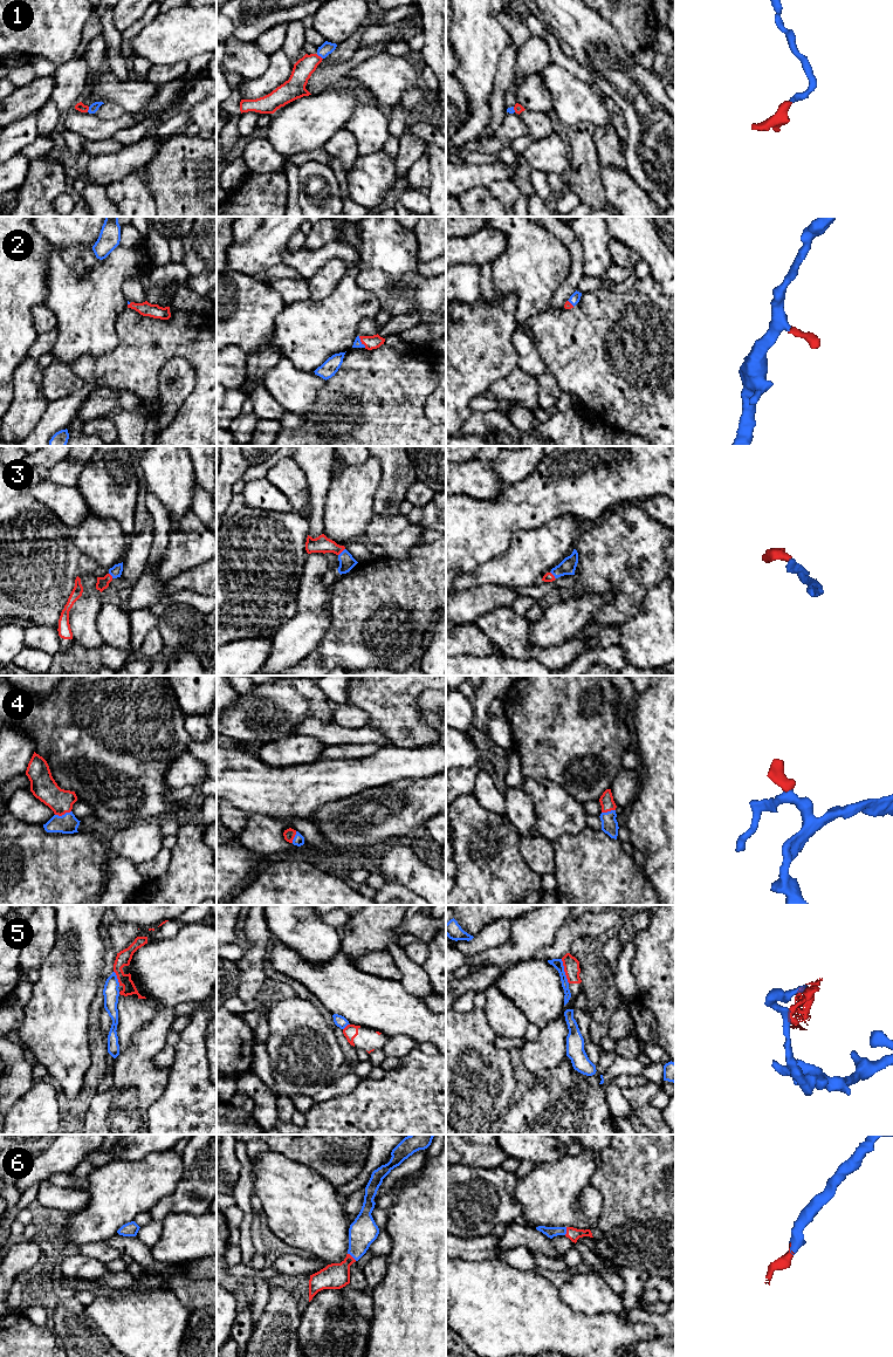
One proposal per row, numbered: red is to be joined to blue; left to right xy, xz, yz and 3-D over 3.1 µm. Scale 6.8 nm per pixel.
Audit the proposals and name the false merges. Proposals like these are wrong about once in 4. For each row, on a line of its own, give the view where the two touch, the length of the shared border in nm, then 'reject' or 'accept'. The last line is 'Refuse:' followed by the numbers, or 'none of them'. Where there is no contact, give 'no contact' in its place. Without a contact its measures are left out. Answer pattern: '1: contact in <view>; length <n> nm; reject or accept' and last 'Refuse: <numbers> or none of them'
1: contact in xz; length 60 nm; accept
2: contact in xz; length 90 nm; accept
3: contact in xz; length 70 nm; accept
4: contact in xy; length 120 nm; accept
5: contact in yz; length 180 nm; reject
6: contact in xz; length 80 nm; accept
Refuse: 5

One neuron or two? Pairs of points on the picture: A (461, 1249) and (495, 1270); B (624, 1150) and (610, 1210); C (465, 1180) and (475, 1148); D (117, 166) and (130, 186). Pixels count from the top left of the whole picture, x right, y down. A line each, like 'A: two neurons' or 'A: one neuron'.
A: two neurons
B: one neuron
C: two neurons
D: two neurons

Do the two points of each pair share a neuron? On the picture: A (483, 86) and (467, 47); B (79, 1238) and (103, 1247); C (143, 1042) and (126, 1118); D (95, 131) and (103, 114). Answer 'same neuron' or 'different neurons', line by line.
A: same neuron
B: different neurons
C: same neuron
D: different neurons

